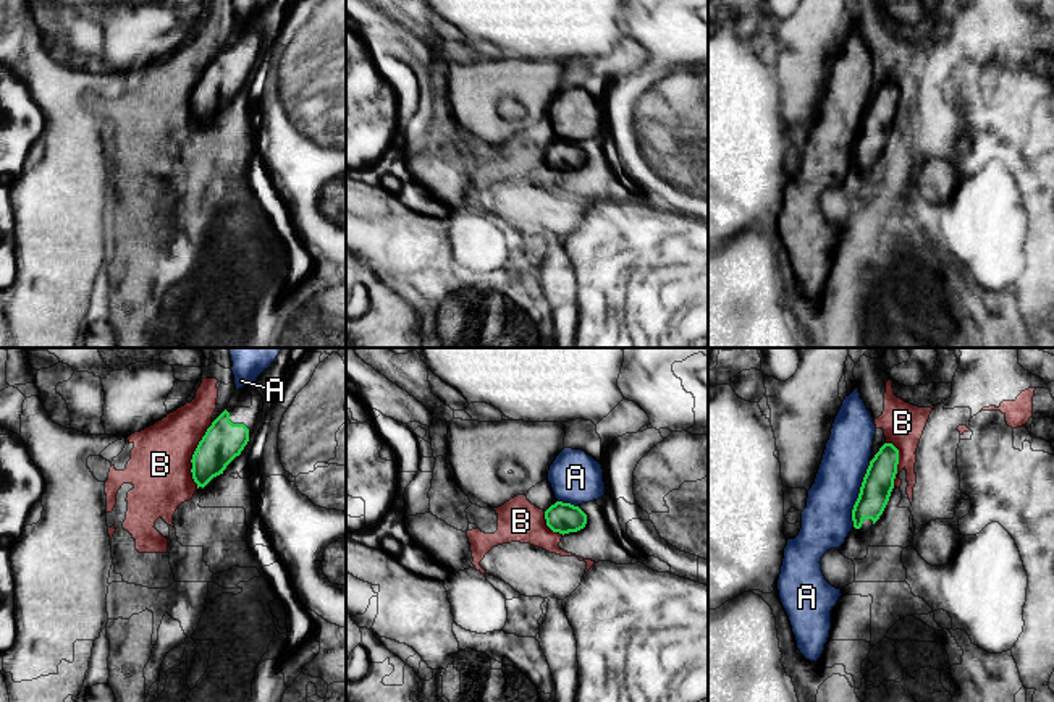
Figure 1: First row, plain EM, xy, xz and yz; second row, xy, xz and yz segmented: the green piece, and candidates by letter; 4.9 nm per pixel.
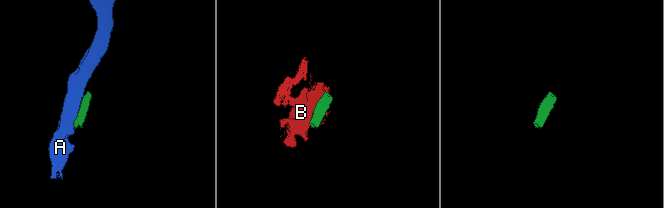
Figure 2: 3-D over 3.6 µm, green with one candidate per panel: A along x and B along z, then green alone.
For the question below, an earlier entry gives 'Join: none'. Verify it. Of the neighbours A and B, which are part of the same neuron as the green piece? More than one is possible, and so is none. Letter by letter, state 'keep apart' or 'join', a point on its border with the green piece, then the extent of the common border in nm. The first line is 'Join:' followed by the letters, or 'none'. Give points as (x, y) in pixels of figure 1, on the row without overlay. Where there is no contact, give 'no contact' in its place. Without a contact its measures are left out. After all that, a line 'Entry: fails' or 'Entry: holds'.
Join: none
A: keep apart | yz (859, 131) | 340 nm
B: keep apart | xy (193, 93) | 340 nm
Entry: holds

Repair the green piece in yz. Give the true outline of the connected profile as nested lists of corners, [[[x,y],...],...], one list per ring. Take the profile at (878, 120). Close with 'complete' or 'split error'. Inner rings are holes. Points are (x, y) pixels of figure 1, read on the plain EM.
[[[884,81],[870,99],[852,147],[854,165],[862,171],[868,170],[883,152],[894,126],[897,102],[899,87],[892,81]]] | split error

